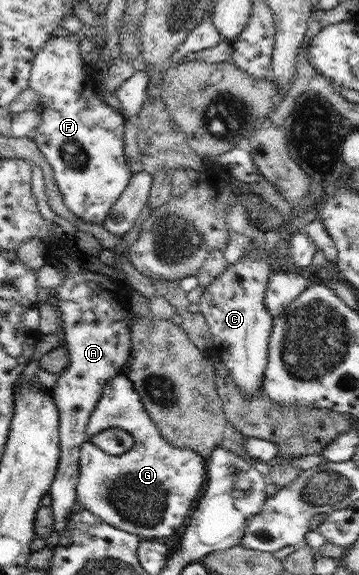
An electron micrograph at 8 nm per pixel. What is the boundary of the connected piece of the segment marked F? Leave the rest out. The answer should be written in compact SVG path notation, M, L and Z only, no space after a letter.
M81 32L69 34L65 38L49 38L35 56L28 86L39 94L41 124L32 137L53 169L64 205L83 221L102 225L133 176L132 167L127 163L124 153L127 118L109 106L97 89L93 64L87 64L81 58L81 38Z

